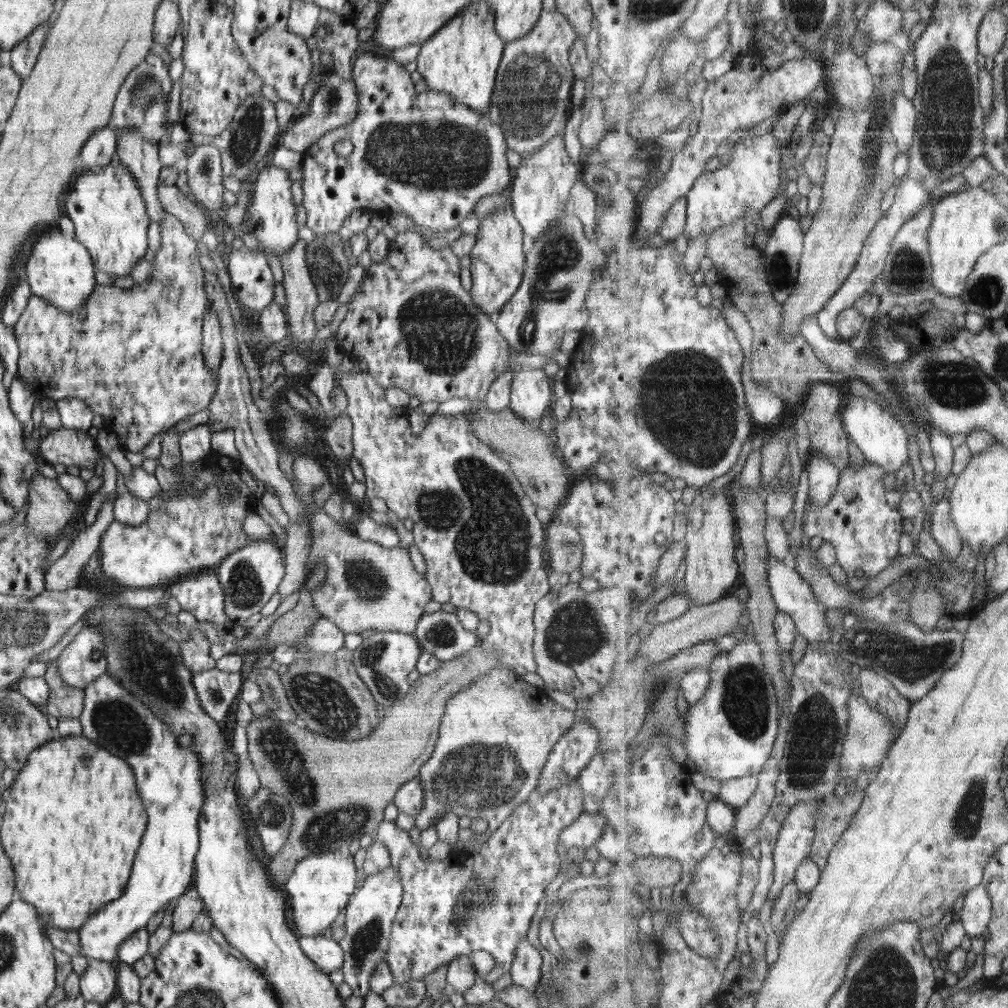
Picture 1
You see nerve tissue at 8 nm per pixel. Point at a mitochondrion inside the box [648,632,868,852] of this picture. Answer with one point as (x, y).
(815, 744)

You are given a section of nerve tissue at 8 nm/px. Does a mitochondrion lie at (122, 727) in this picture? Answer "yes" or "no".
yes

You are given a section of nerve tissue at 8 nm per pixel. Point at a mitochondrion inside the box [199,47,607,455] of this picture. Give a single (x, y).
(438, 157)

